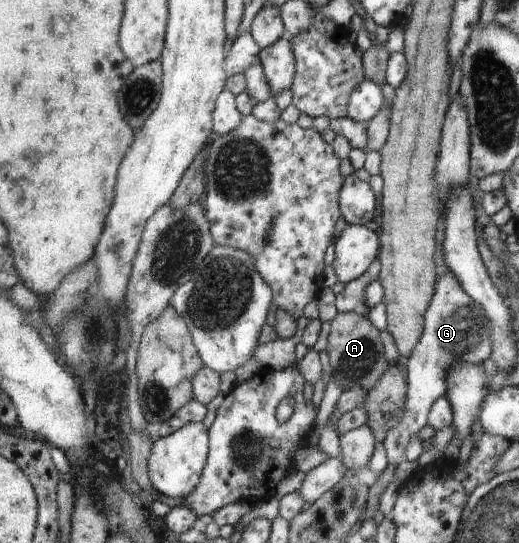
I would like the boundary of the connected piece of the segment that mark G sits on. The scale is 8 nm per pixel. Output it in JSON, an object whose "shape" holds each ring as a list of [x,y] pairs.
{"shape":[[[451,270],[440,277],[439,287],[426,313],[423,337],[407,359],[401,361],[406,372],[406,411],[402,421],[387,432],[381,441],[387,463],[398,466],[405,460],[404,451],[412,437],[427,425],[429,411],[439,397],[446,395],[446,377],[454,363],[480,365],[492,355],[492,327],[482,305],[468,297]]]}

